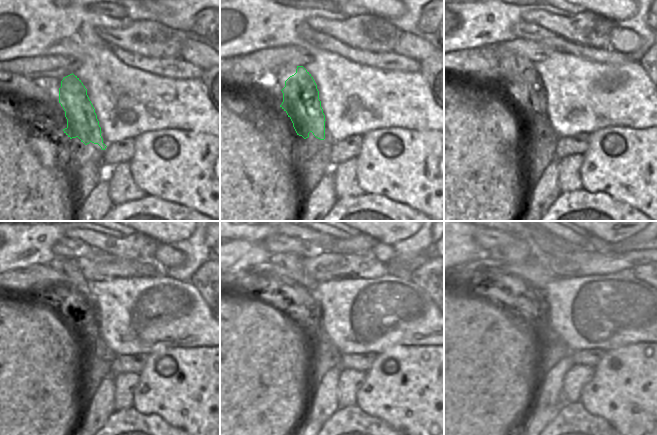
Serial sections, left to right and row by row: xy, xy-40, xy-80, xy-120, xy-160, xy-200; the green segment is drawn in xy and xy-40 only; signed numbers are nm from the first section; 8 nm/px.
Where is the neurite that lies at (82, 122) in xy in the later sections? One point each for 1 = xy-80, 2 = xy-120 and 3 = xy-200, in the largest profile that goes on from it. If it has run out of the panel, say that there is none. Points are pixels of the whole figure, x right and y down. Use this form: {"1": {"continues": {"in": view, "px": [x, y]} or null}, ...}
{"1": {"continues": {"in": "xy-80", "px": [526, 92]}}, "2": {"continues": {"in": "xy-120", "px": [82, 321]}}, "3": {"continues": {"in": "xy-200", "px": [543, 343]}}}

